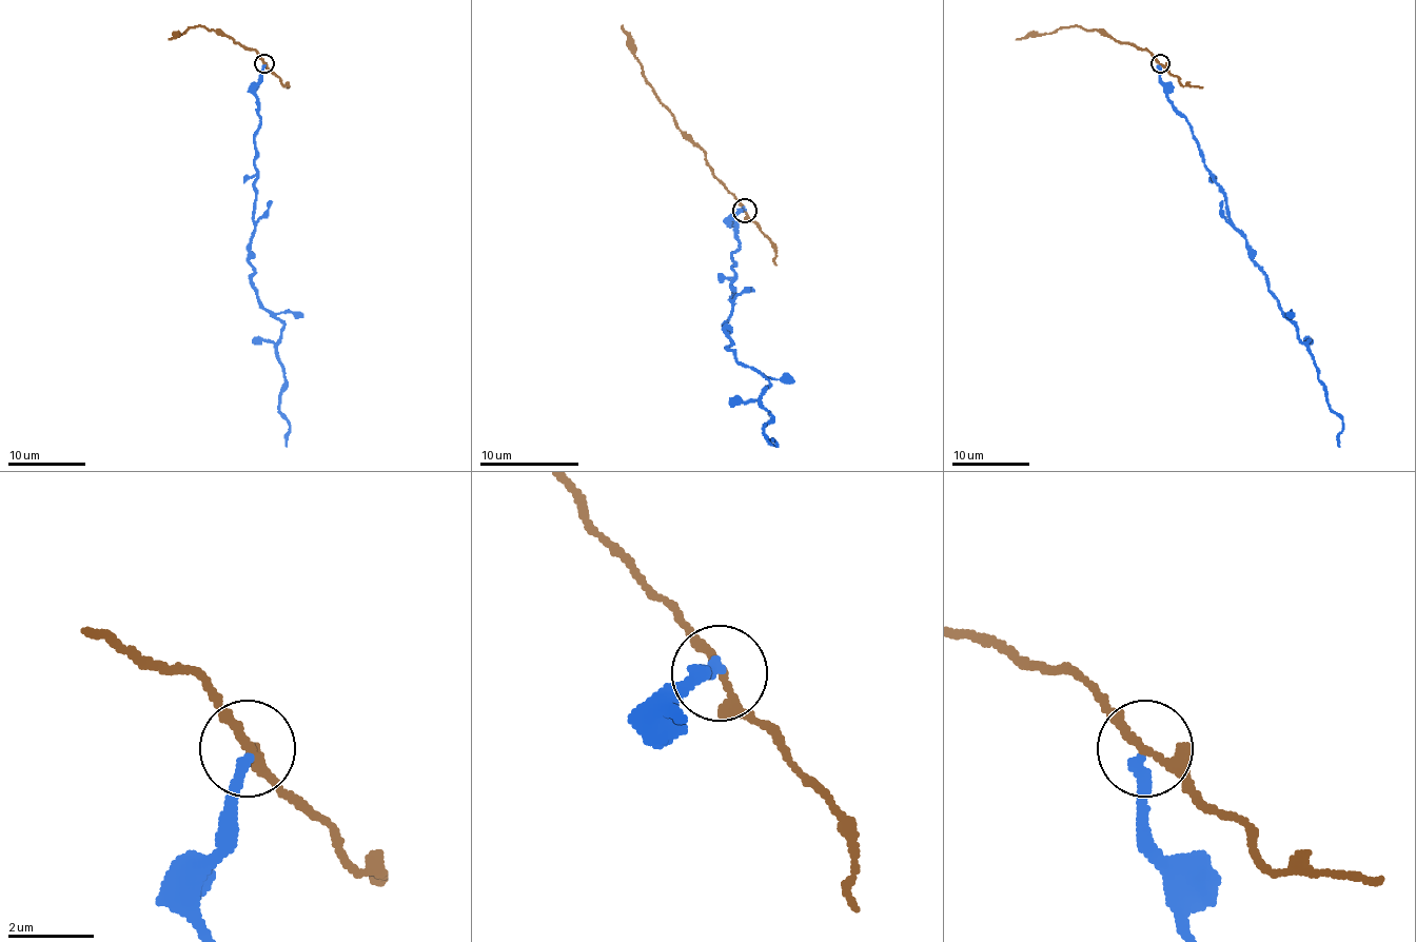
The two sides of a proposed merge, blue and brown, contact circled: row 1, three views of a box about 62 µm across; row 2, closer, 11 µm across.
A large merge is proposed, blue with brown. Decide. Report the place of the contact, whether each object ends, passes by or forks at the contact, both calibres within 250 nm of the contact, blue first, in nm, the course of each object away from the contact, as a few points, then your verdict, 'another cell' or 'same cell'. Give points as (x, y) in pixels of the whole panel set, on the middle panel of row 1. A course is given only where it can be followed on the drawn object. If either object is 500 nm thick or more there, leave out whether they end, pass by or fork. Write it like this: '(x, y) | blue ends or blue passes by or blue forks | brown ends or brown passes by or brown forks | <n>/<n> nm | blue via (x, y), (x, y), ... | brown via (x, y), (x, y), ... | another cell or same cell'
(744, 210) | blue ends | brown forks | 260/150 nm | blue via (745, 210), (732, 219), (725, 334), (769, 381), (760, 398), (772, 438) | brown via (745, 210), (712, 172), (705, 155), (681, 130), (672, 113), (653, 87), (633, 53), (633, 38), (621, 25) | another cell

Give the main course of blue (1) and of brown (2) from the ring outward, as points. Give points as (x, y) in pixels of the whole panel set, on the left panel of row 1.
1: (264, 65), (255, 89), (260, 123), (249, 265), (260, 305), (283, 324), (276, 347), (286, 446)
2: (264, 63), (253, 50), (202, 26), (193, 26), (168, 38)

